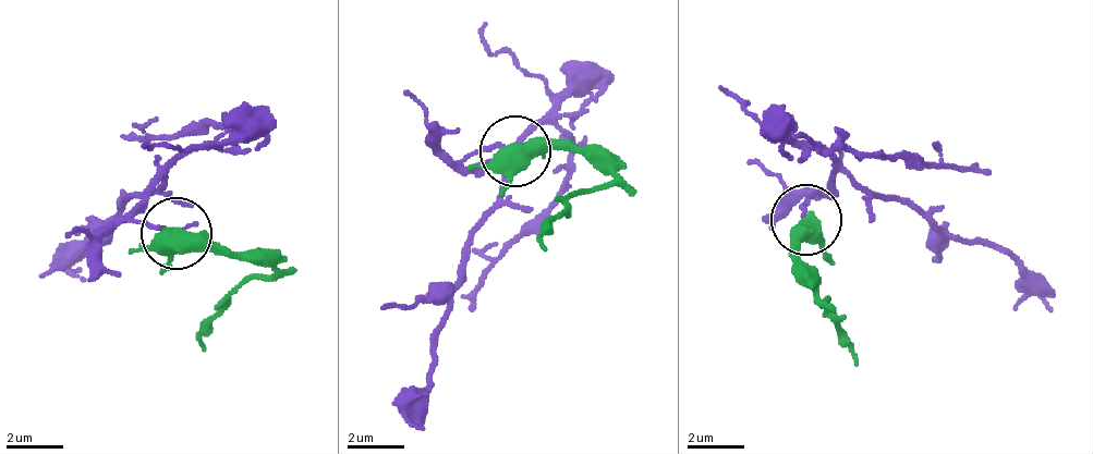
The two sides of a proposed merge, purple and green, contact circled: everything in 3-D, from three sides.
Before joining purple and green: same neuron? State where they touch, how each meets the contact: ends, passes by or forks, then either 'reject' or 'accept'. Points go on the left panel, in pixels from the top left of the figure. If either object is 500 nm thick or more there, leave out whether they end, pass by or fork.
place (175, 233); purple ends; green forks; reject

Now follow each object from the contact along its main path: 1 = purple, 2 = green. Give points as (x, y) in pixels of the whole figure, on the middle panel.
1: (513, 150), (463, 161), (498, 168), (506, 186), (471, 240), (408, 428)
2: (513, 152), (584, 151), (614, 174), (578, 189), (543, 250)

